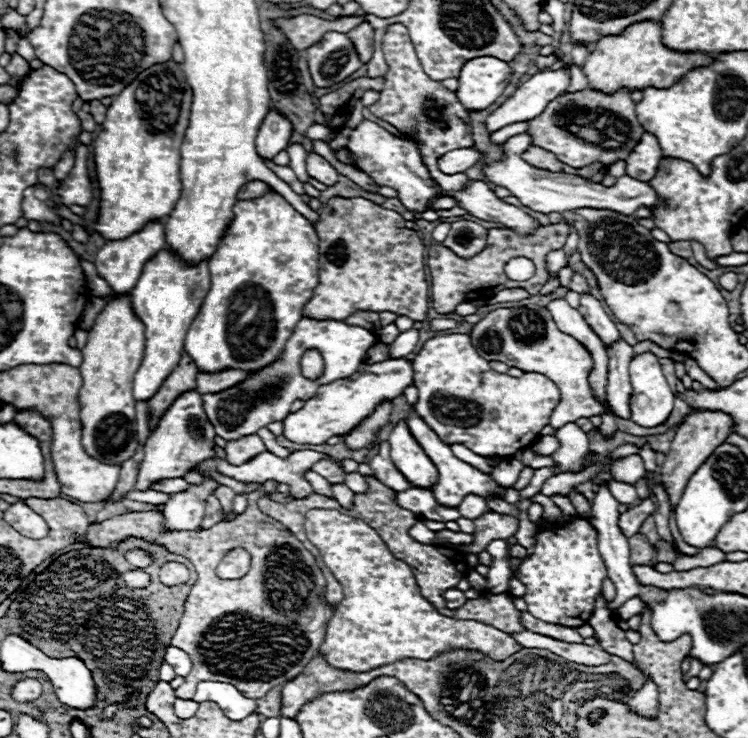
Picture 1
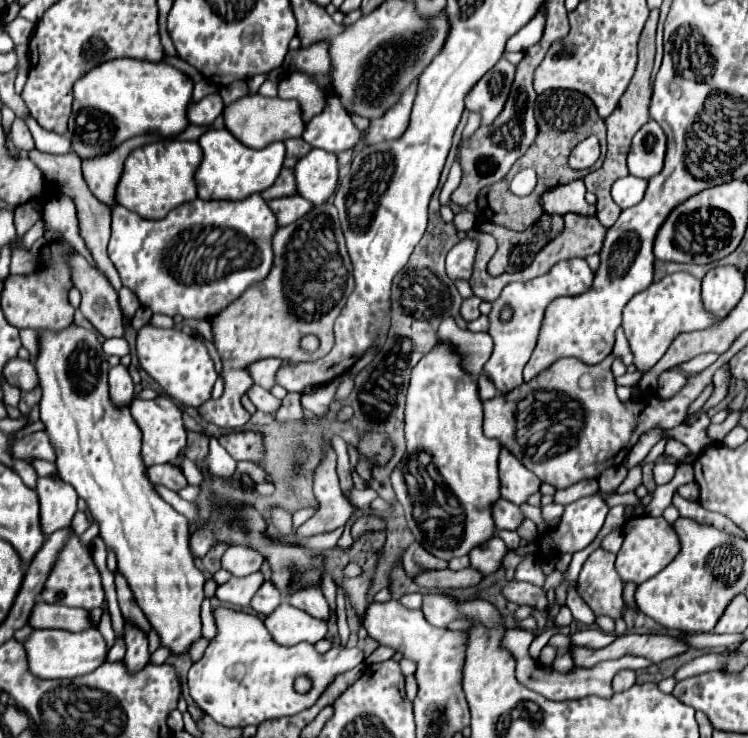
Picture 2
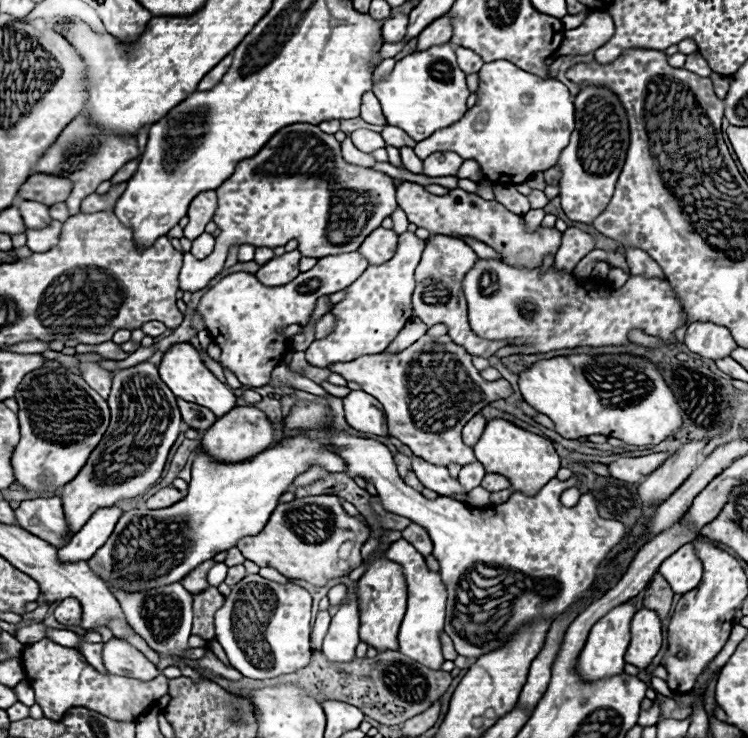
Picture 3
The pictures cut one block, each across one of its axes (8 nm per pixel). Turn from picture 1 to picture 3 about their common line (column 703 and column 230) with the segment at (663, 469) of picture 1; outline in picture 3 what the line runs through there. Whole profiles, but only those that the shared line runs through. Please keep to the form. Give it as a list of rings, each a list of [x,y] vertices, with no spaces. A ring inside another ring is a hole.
[[[236,406],[206,430],[202,438],[202,452],[218,462],[246,462],[246,458],[250,460],[270,446],[272,434],[272,422],[264,416],[264,412],[254,406]]]

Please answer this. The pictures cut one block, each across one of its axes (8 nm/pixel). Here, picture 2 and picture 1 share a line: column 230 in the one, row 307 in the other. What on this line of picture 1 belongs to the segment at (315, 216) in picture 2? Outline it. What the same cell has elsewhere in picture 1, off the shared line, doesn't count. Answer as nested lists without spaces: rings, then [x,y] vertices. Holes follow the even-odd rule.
[[[330,198],[326,202],[326,206],[320,208],[318,214],[320,214],[320,218],[314,226],[316,226],[316,232],[320,238],[320,270],[322,270],[320,272],[320,286],[316,286],[312,298],[308,300],[308,304],[302,310],[302,316],[314,318],[314,320],[346,320],[348,316],[352,316],[358,310],[368,310],[368,312],[394,312],[396,316],[408,316],[416,322],[422,322],[428,318],[430,302],[428,302],[428,282],[426,282],[426,274],[424,274],[424,242],[418,238],[418,234],[414,230],[404,228],[406,220],[398,212],[386,210],[386,208],[382,208],[370,200],[364,200],[364,198]]]

